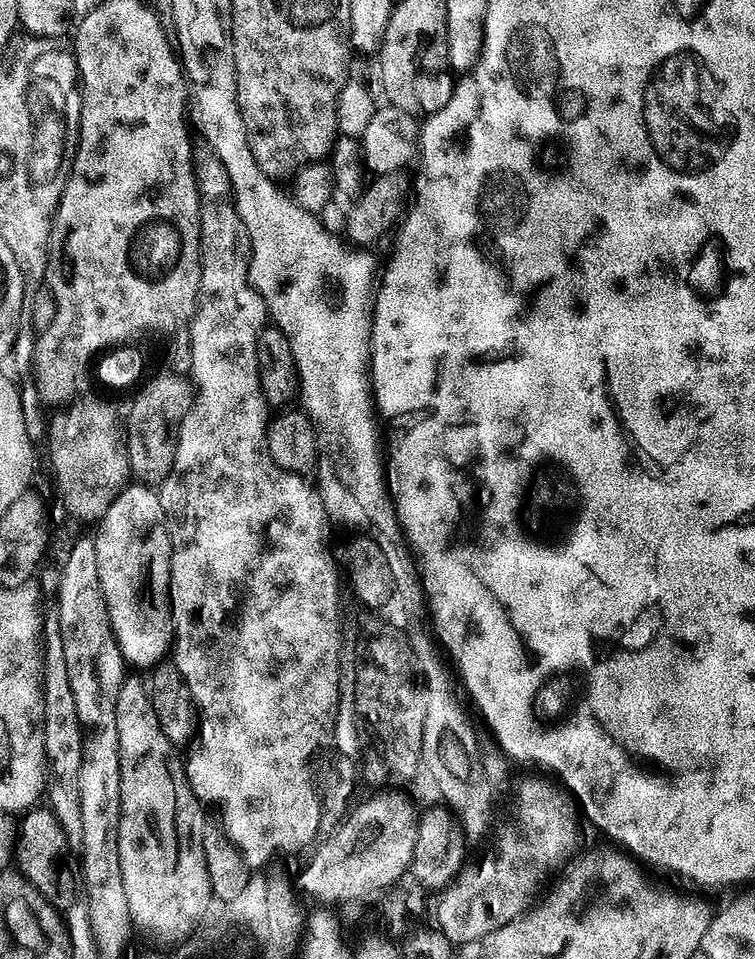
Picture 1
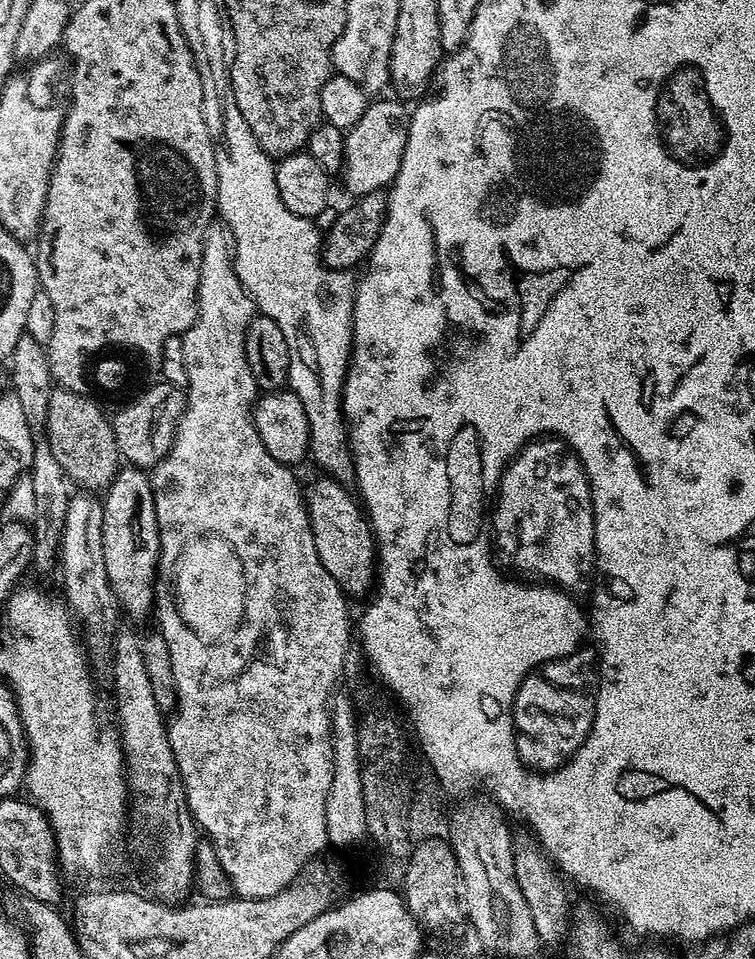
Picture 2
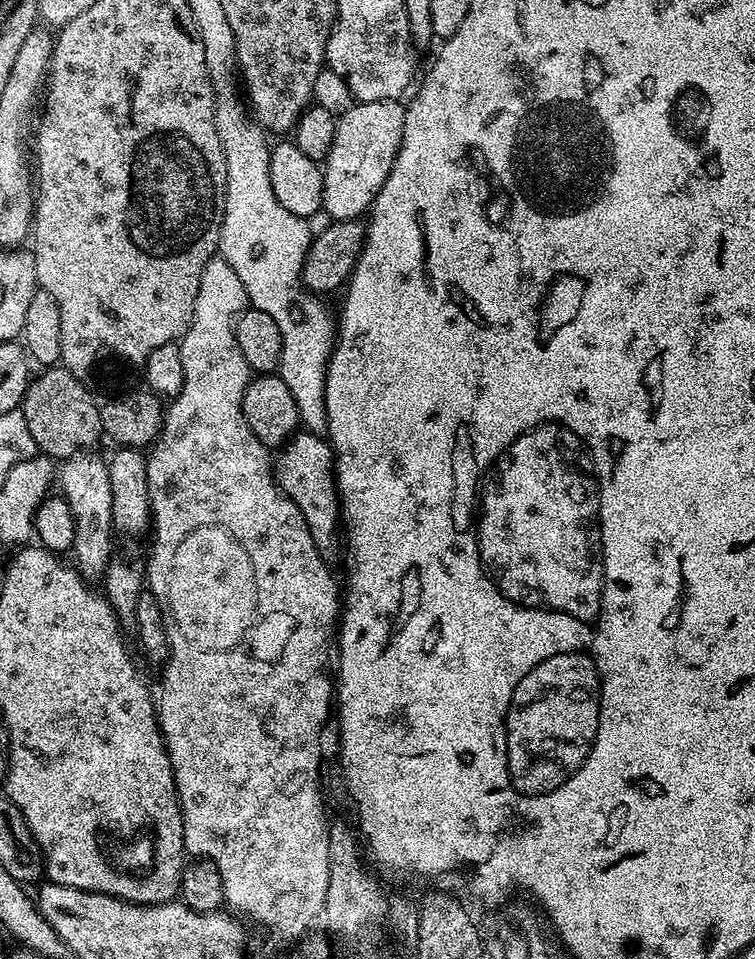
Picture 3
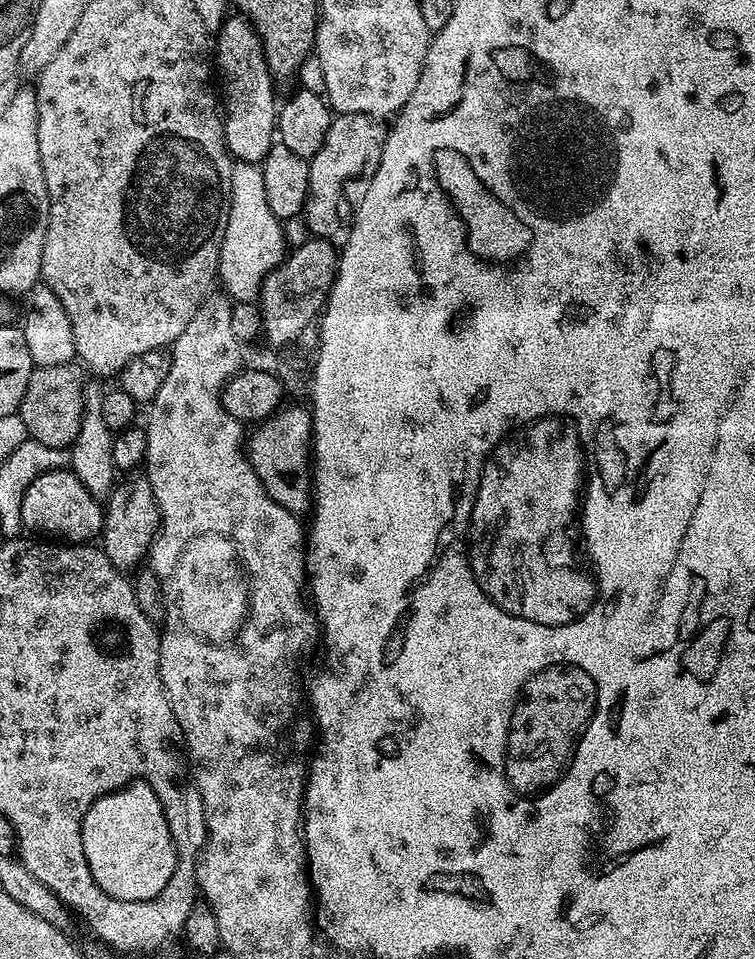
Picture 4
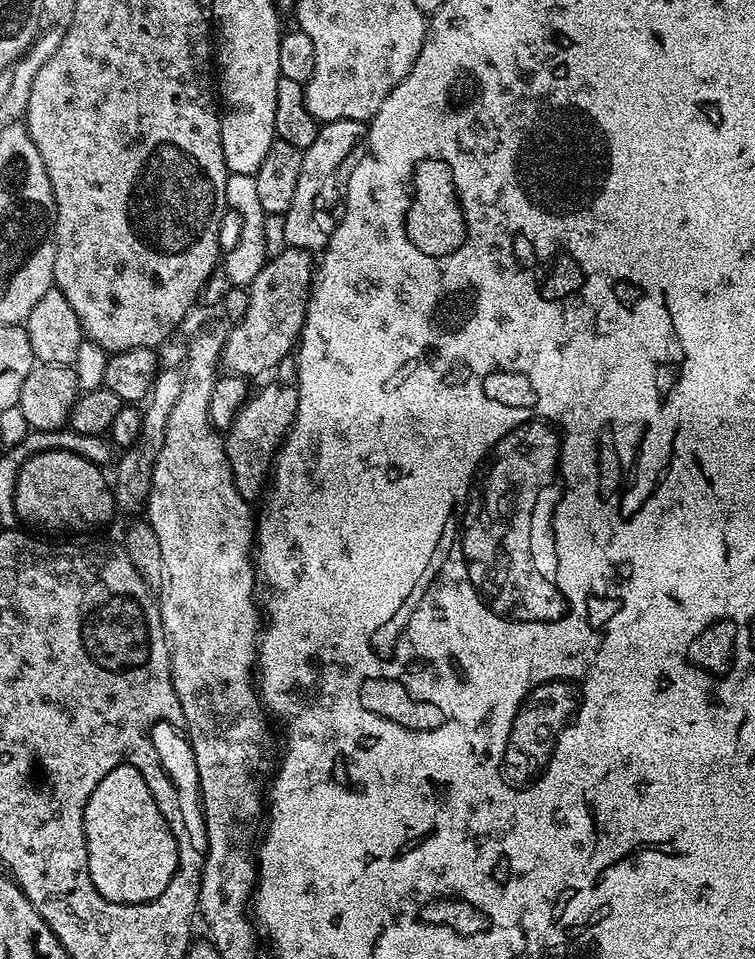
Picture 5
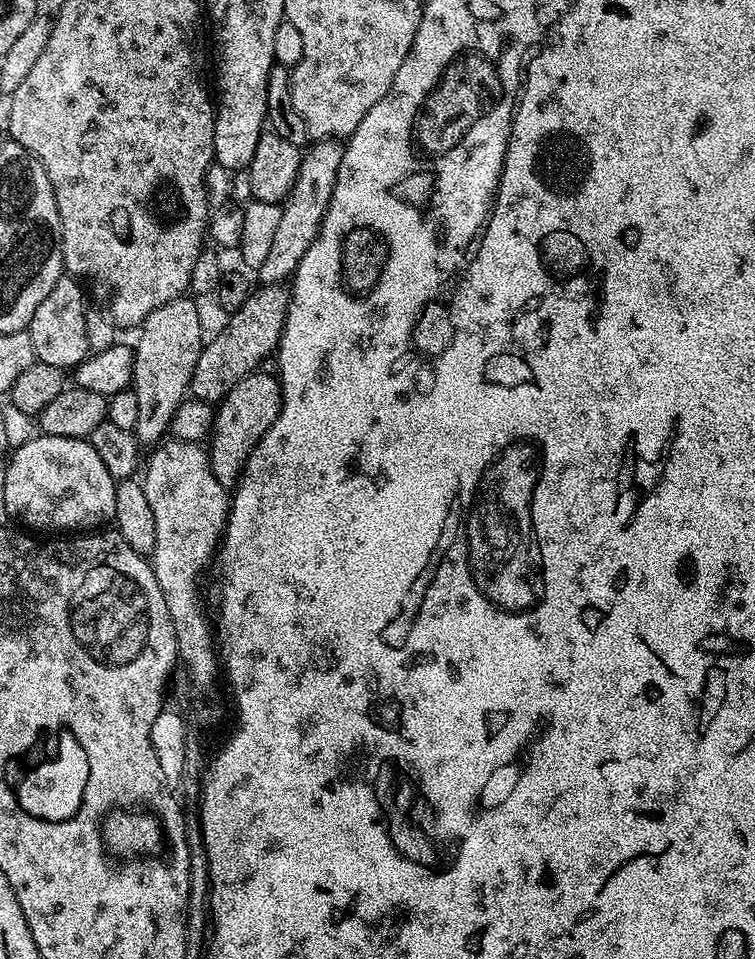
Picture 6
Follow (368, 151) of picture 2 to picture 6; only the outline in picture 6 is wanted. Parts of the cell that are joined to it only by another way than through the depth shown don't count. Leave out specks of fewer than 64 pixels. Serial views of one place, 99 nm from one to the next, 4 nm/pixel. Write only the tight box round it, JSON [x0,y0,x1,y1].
[258,142,344,285]

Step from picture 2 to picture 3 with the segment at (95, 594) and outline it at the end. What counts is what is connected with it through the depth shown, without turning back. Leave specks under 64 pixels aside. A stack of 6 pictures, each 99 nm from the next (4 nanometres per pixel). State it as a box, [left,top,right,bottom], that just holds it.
[58,450,114,580]

